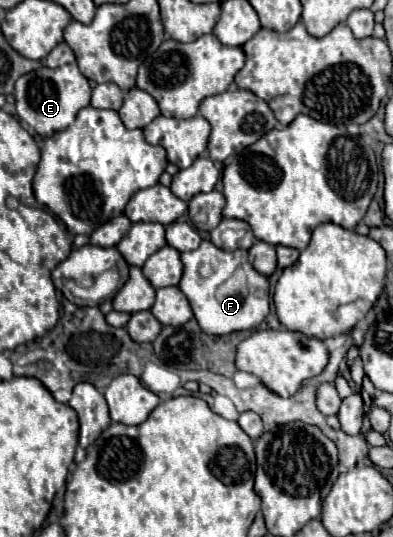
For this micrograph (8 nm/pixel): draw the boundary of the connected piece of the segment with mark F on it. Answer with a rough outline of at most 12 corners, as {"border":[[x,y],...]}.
{"border":[[246,250],[182,254],[180,290],[204,332],[252,330],[270,284]]}

